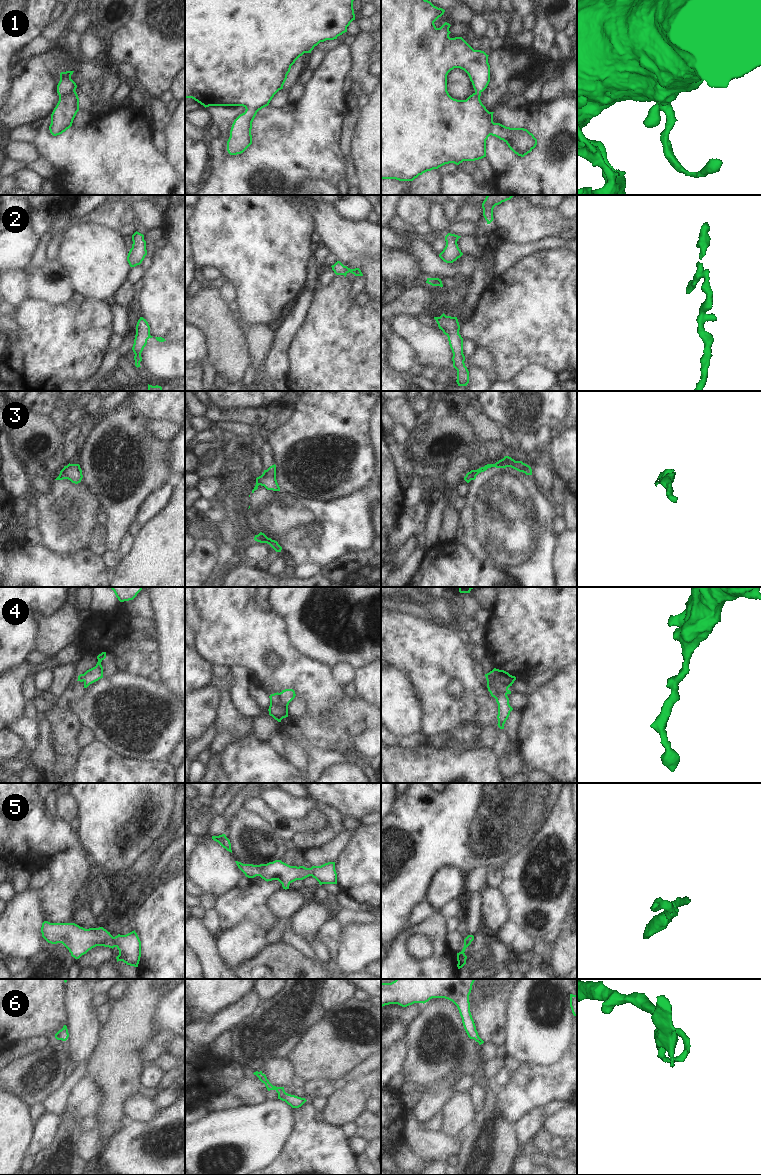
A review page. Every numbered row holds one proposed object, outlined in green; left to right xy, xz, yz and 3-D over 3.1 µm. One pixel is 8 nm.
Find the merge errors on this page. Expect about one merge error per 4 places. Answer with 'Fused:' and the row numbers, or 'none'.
Fused: 3

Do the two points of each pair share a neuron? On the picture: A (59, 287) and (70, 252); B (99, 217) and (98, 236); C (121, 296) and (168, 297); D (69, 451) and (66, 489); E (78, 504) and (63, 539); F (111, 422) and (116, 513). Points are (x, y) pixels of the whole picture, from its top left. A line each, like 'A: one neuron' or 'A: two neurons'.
A: two neurons
B: two neurons
C: two neurons
D: two neurons
E: one neuron
F: one neuron

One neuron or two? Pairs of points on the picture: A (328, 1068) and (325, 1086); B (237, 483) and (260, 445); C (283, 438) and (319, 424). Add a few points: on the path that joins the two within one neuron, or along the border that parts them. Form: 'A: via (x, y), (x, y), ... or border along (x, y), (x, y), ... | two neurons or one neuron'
A: border along (333, 1079), (313, 1078), (304, 1082) | two neurons
B: via (243, 471), (243, 453), (248, 448) | one neuron
C: via (292, 438), (302, 438), (310, 433) | one neuron

